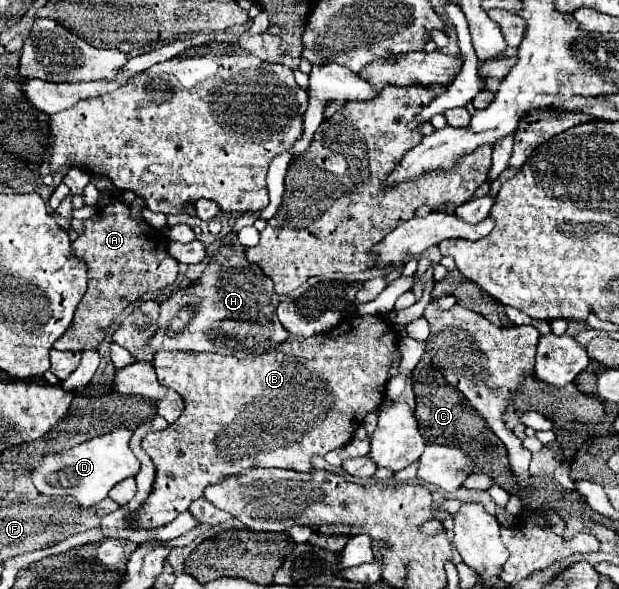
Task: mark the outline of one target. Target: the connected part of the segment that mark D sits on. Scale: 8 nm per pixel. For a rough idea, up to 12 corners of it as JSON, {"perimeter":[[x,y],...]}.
{"perimeter":[[132,431],[104,436],[32,462],[34,486],[104,500],[134,478],[140,462]]}

